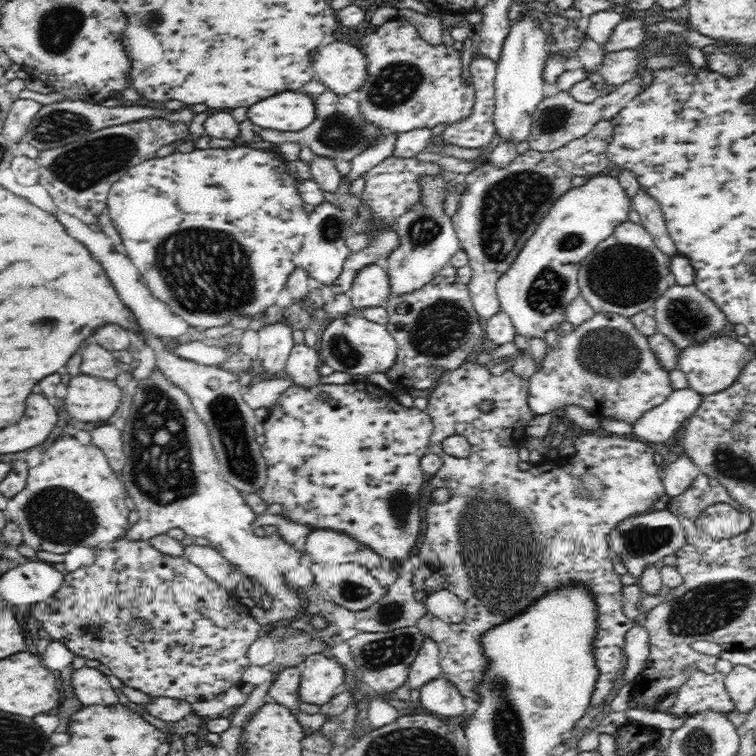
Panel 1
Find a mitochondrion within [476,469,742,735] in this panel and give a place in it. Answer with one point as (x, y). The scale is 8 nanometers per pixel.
(638, 540)

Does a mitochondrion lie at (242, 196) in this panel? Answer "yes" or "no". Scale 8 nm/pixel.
no

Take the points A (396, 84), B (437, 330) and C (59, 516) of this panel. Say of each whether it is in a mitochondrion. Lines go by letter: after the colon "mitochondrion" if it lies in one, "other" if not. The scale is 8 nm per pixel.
A: mitochondrion
B: mitochondrion
C: mitochondrion

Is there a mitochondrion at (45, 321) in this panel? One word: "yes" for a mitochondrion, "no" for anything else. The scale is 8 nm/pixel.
yes

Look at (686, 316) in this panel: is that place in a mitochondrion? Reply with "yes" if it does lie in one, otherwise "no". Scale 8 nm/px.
yes

